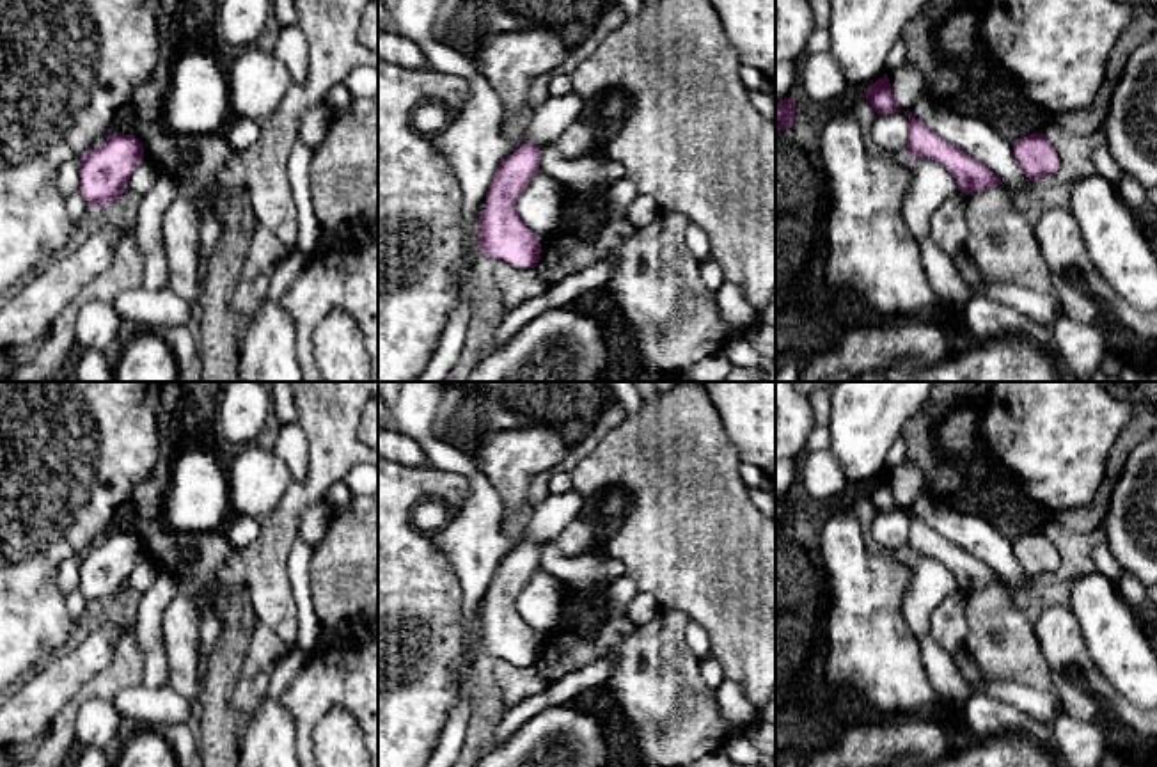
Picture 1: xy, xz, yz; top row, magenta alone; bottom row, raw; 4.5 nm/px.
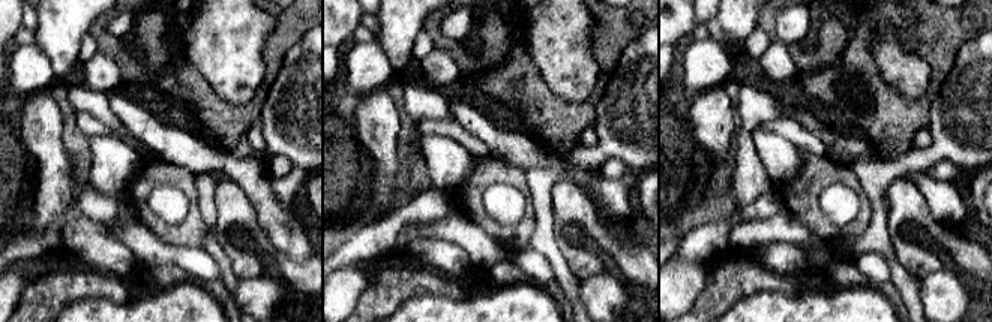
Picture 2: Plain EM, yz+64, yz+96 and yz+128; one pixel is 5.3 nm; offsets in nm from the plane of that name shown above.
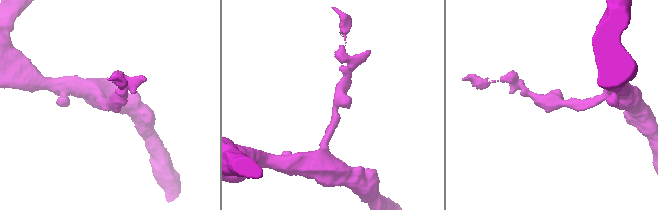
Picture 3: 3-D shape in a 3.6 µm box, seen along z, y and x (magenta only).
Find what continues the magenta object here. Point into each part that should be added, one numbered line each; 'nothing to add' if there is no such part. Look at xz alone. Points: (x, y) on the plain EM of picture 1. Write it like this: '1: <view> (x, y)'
nothing to add

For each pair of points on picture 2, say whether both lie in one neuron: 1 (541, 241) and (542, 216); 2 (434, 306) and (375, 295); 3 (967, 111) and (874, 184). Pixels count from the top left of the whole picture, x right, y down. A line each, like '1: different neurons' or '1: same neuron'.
1: same neuron
2: different neurons
3: same neuron

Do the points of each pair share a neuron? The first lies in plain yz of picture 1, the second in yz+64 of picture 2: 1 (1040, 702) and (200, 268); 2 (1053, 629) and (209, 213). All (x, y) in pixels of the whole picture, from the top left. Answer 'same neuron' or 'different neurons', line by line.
1: same neuron
2: different neurons

